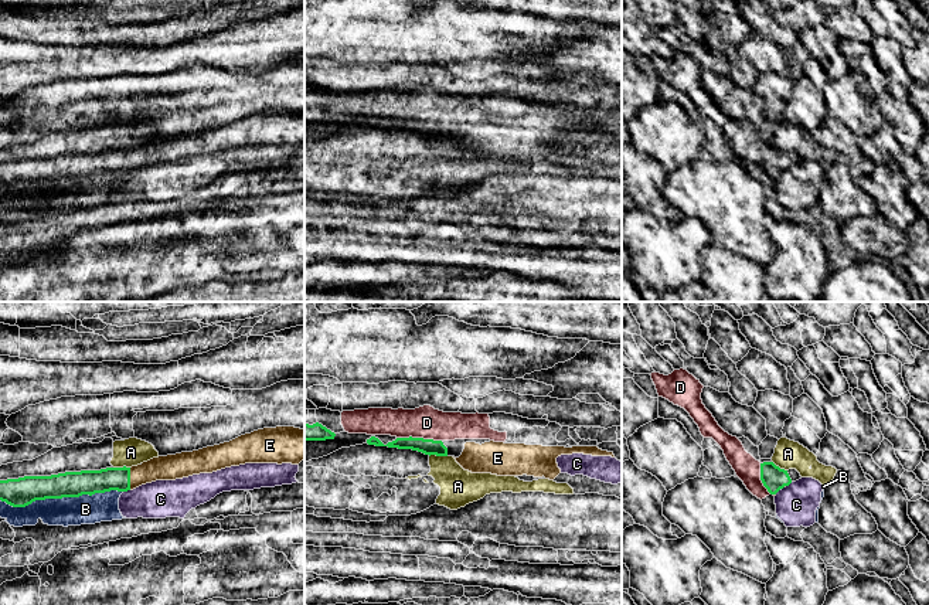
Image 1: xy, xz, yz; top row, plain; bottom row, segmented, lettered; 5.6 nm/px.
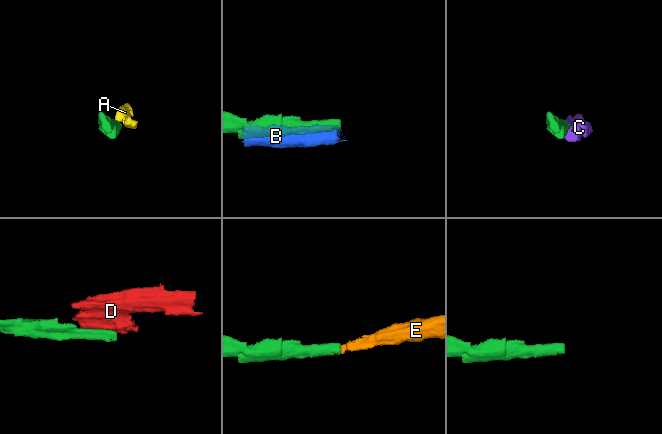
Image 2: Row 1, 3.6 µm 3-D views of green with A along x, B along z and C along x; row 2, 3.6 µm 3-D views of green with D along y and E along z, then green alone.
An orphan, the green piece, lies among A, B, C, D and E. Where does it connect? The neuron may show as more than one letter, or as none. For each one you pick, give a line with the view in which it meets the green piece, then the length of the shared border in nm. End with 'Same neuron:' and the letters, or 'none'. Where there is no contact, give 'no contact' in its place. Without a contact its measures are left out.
E: xy | 130 nm
Same neuron: E

